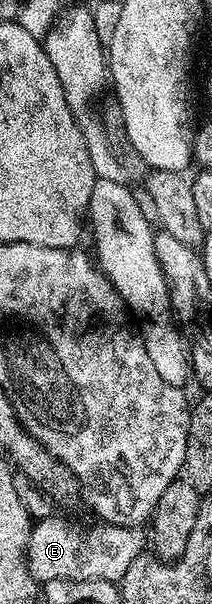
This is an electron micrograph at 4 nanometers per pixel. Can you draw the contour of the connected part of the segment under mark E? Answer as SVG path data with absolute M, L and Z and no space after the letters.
M42 518L39 522L37 519L30 532L30 543L26 545L26 566L30 574L42 584L52 580L121 582L132 560L143 553L143 531L132 526L97 525L90 531L78 531L60 518Z

